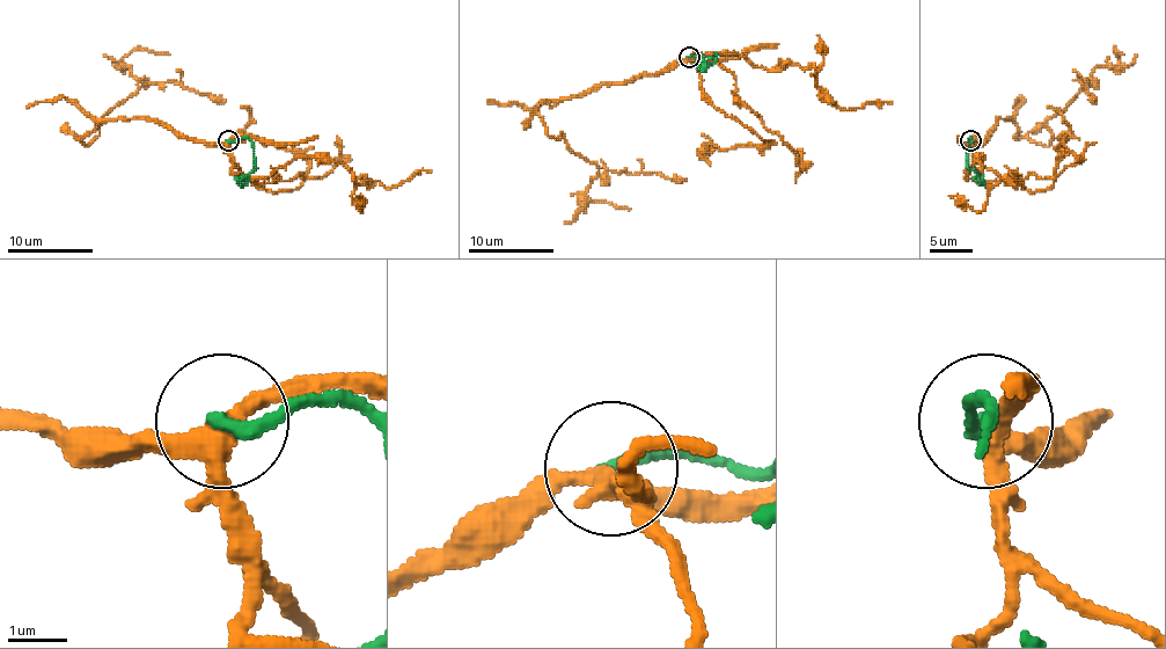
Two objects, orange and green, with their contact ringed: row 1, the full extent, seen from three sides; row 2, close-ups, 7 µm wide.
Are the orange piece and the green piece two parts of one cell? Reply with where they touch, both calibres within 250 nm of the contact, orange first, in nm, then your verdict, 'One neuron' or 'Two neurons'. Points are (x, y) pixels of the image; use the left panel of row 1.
Place: (228, 140). Thickness 280 nm (orange) against 240 nm. Two neurons

